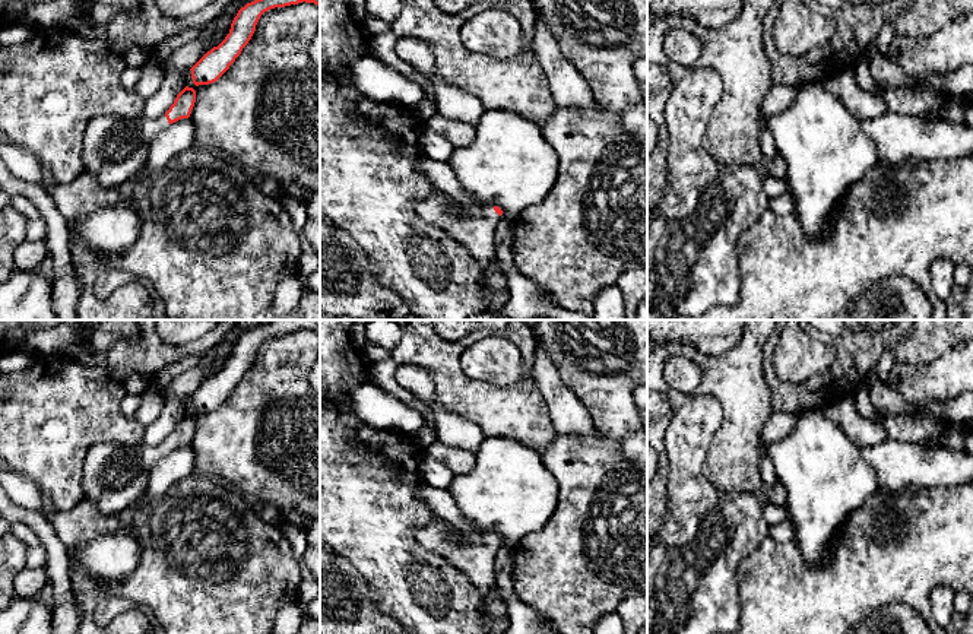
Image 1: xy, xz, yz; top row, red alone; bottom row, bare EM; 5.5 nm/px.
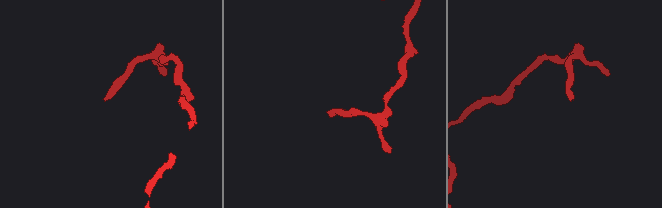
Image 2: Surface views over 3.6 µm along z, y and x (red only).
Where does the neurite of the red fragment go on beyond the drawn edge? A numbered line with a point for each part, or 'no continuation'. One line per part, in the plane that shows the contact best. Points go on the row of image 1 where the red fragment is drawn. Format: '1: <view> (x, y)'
1: xz (475, 228)

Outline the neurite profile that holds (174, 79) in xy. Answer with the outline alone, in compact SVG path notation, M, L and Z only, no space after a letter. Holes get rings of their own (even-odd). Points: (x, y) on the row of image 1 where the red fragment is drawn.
M165 67L161 88L150 98L145 99L142 118L156 120L169 110L177 95L186 88L187 70Z

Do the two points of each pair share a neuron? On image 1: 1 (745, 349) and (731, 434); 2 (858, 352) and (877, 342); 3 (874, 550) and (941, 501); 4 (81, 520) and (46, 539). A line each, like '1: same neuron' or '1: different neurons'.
1: same neuron
2: same neuron
3: same neuron
4: different neurons

